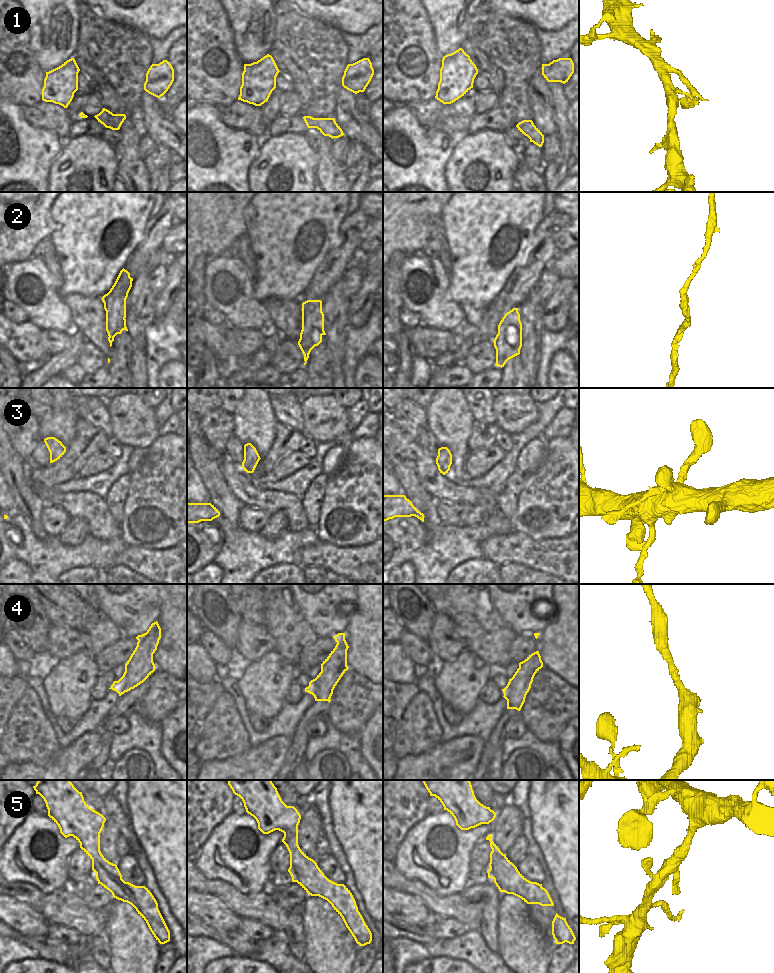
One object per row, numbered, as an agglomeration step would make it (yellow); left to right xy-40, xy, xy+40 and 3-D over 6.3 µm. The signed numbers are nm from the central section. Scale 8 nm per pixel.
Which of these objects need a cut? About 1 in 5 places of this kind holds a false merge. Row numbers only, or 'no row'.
no row

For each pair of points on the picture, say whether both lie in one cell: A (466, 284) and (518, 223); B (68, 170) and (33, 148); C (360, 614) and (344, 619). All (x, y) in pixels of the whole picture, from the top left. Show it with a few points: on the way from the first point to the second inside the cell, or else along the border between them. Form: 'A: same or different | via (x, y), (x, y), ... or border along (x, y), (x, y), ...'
A: same | via (481, 265), (487, 238), (499, 226)
B: different | border along (62, 148), (50, 167), (47, 181)
C: different | border along (353, 613), (344, 632)

